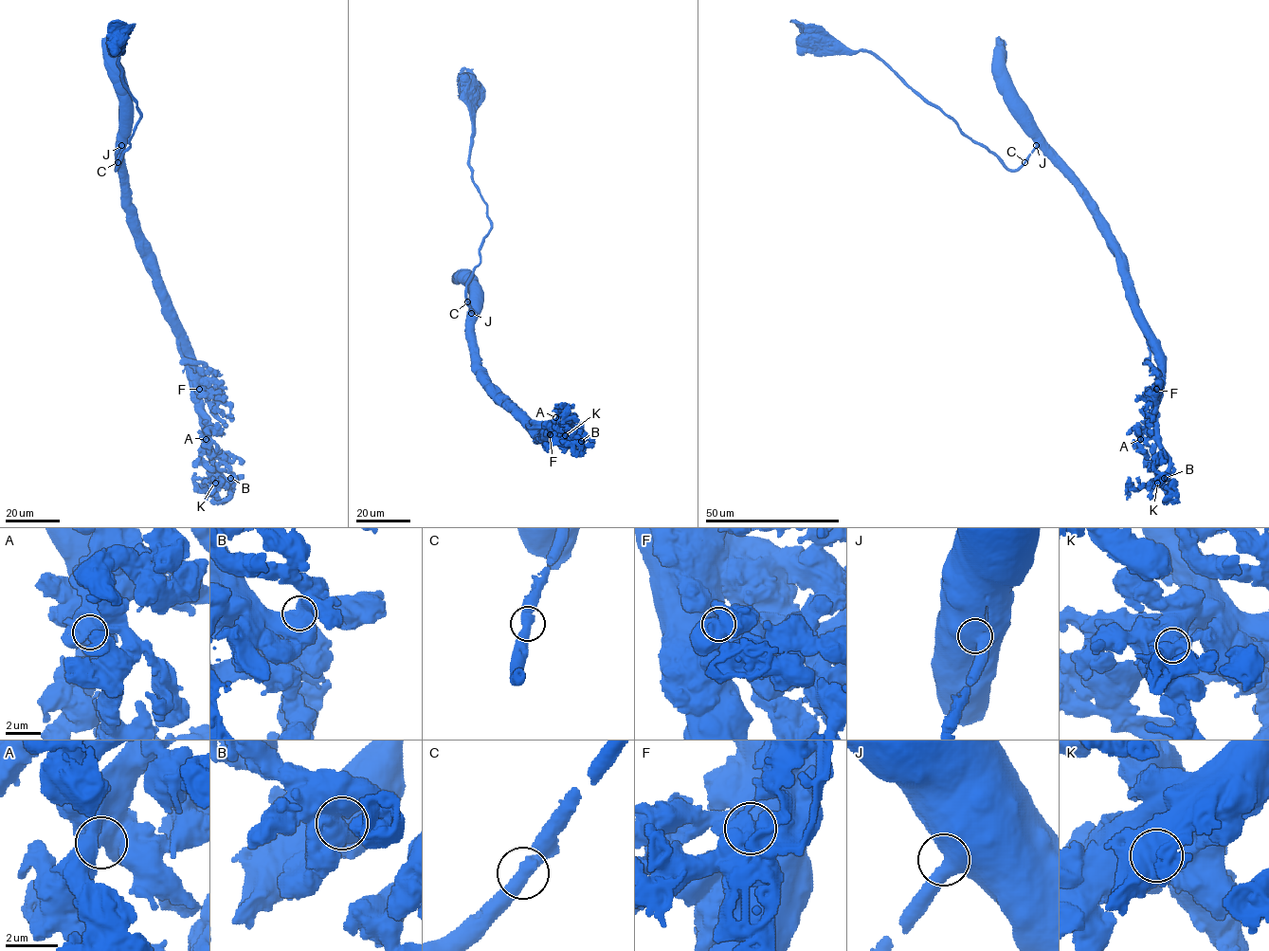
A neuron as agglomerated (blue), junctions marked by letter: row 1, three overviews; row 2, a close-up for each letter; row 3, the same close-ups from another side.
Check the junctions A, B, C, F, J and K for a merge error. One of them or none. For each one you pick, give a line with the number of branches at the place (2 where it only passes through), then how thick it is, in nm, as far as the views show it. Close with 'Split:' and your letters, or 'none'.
Split: none

